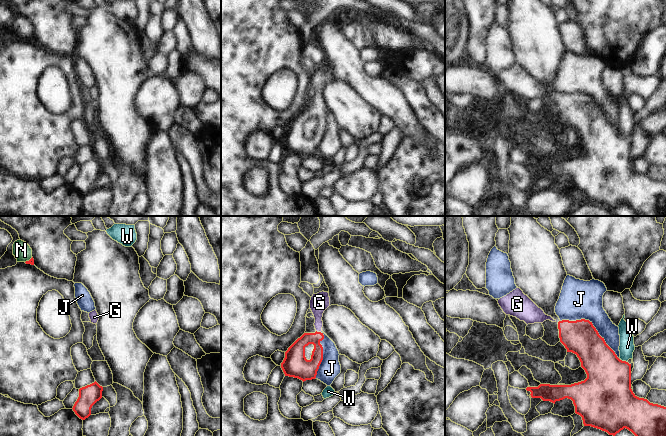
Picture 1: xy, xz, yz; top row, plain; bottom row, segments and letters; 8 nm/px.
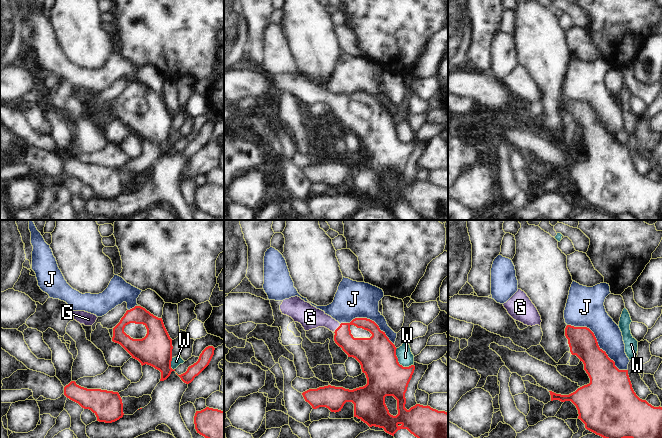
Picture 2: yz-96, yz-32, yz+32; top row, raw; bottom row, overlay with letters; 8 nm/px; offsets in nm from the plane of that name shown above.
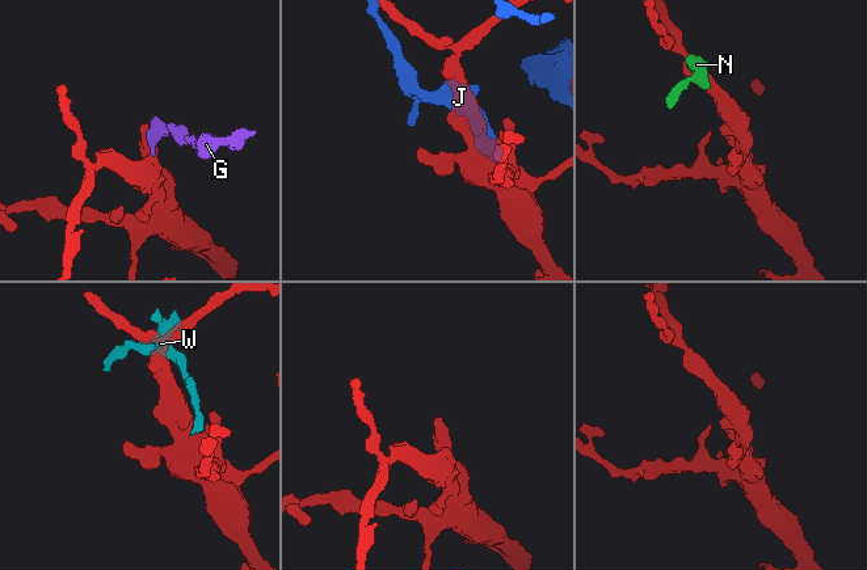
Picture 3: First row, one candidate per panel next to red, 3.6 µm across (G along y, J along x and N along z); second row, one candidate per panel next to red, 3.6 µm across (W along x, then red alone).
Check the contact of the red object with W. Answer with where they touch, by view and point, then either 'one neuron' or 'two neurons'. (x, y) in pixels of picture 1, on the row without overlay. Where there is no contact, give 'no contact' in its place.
yz (624, 137) | two neurons

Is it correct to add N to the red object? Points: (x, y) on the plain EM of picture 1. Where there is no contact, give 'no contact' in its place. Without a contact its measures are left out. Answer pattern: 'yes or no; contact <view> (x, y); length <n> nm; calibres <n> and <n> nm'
yes; contact xy (29, 36); length 80 nm; calibres 50 and 140 nm

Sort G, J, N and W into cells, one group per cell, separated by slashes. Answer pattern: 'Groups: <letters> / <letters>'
Groups: G N / J / W.

